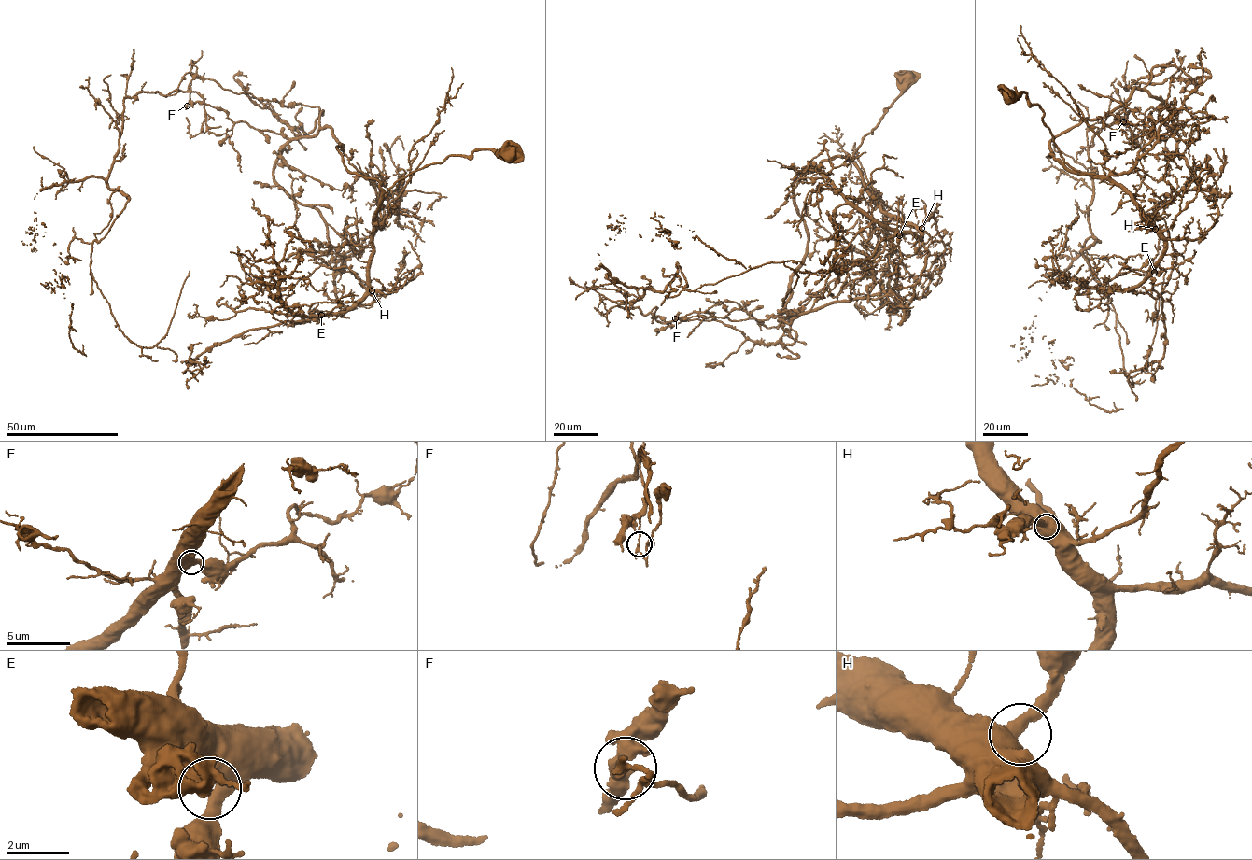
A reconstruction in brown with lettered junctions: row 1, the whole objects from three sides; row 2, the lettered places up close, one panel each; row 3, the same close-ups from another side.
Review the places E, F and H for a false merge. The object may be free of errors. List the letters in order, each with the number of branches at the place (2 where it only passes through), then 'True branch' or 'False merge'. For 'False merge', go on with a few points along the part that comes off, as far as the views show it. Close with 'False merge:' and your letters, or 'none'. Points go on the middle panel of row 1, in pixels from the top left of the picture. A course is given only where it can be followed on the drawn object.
E: Branches: 2. True branch
F: Branches: 2. False merge. Course of the part to remove: (675, 317), (619, 304), (664, 290), (678, 264), (692, 291), (783, 262), (797, 276), (782, 306)
H: Branches: 2. True branch
False merge: F

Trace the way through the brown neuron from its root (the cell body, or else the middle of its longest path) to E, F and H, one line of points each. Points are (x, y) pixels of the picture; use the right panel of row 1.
E: (1009, 94), (1024, 92), (1043, 109), (1065, 162), (1129, 194), (1163, 239), (1154, 272)
F: (1009, 94), (1043, 109), (1074, 171), (1048, 156), (1056, 136), (1134, 88), (1165, 103), (1123, 121)
H: (1009, 94), (1024, 92), (1031, 104), (1039, 105), (1065, 162), (1115, 183), (1155, 229)

